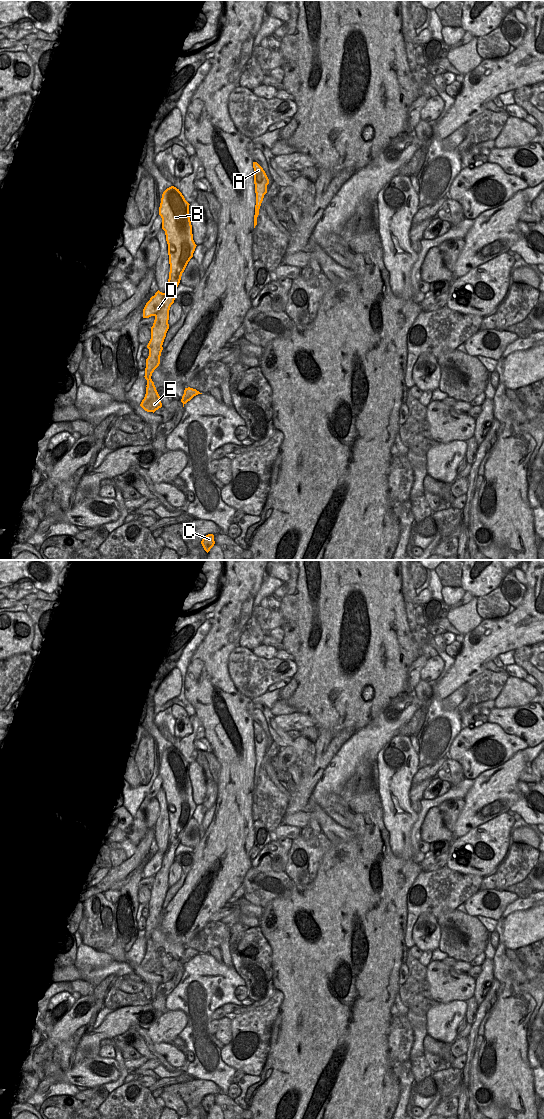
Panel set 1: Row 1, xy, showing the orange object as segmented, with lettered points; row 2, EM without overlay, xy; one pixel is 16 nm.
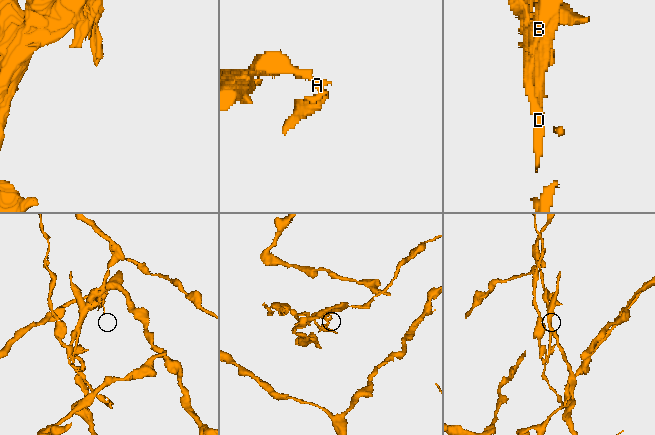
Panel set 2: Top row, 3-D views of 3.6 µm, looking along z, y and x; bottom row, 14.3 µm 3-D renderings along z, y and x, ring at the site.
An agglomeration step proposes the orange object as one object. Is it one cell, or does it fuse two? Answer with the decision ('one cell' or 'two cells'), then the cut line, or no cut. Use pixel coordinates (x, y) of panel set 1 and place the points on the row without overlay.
two cells | xy (147, 906), (158, 904), (162, 908)

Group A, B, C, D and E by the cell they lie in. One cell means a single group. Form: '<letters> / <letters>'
A B D / C E

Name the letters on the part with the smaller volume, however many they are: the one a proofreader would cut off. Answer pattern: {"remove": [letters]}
{"remove": ["C", "E"]}

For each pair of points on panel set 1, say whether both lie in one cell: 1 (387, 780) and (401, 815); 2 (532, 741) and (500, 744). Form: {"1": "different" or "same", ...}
{"1": "same", "2": "different"}

